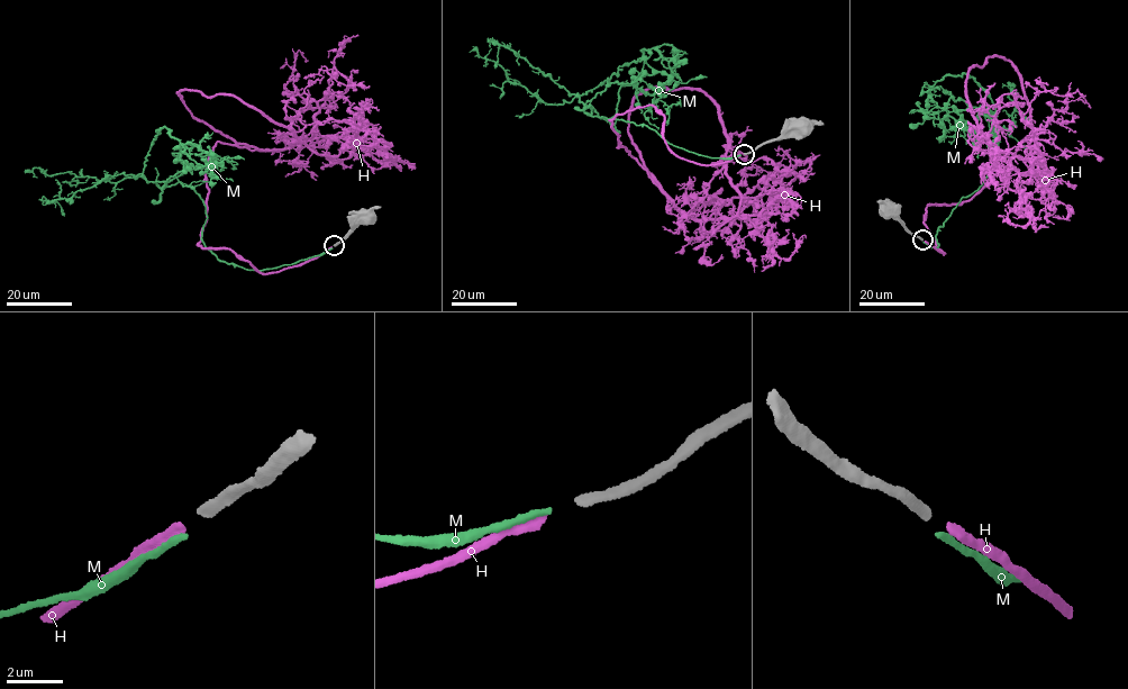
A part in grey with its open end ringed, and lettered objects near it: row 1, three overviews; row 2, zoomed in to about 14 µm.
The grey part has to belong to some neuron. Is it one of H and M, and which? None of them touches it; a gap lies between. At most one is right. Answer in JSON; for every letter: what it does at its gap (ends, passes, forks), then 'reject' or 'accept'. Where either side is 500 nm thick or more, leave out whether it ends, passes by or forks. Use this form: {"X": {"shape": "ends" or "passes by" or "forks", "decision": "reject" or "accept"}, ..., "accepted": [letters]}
{"H": {"shape": "ends", "decision": "accept"}, "M": {"shape": "ends", "decision": "reject"}, "accepted": ["H"]}

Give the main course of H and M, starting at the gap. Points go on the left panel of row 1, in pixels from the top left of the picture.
H: (331, 247), (264, 274), (199, 244), (215, 144), (280, 150), (307, 139), (333, 68), (353, 84), (321, 66)
M: (331, 248), (274, 268), (219, 261), (192, 189), (143, 173), (156, 130), (199, 147), (212, 133)

